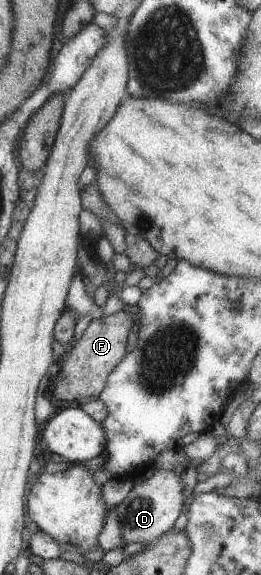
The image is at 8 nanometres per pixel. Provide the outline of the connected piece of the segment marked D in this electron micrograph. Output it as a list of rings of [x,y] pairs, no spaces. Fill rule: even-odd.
[[[156,468],[151,478],[134,483],[131,490],[127,492],[127,496],[114,507],[123,544],[141,542],[147,545],[166,534],[181,514],[183,500],[179,471]]]

